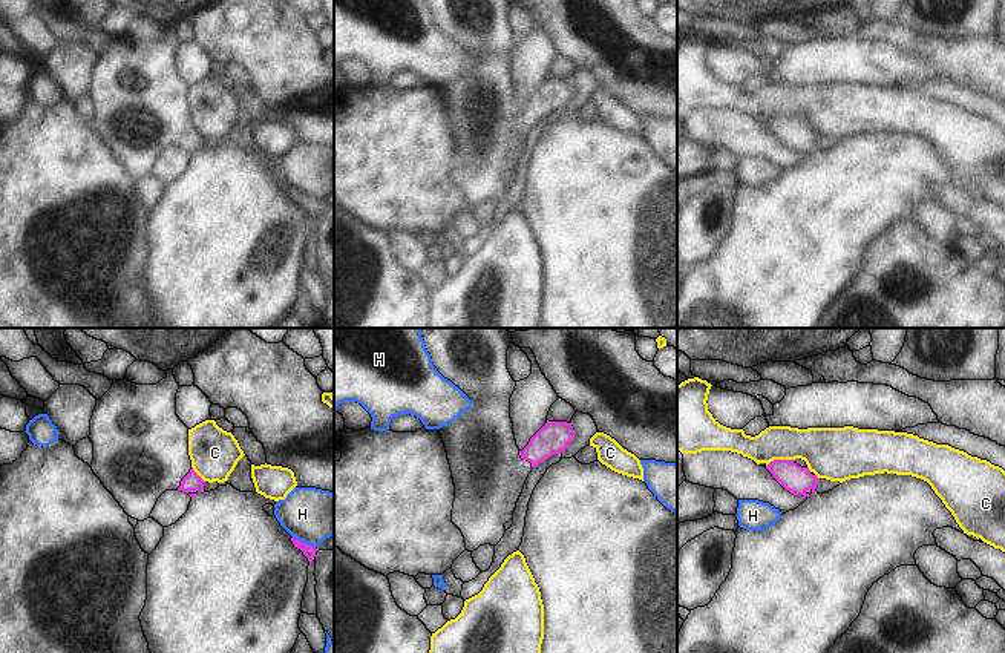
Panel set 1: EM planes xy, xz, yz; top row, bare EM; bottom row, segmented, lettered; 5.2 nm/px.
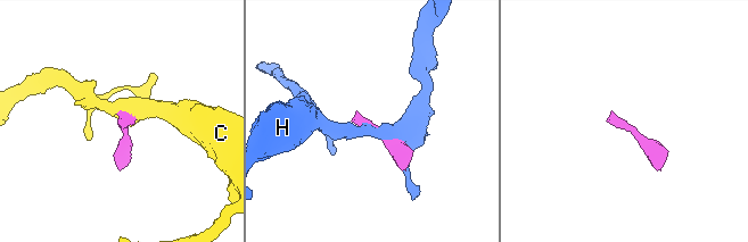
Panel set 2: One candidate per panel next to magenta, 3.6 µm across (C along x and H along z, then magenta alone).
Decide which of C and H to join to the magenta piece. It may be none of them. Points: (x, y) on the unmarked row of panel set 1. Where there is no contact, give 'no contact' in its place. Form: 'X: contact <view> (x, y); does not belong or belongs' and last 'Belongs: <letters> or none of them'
C: contact yz (779, 117); does not belong
H: contact xy (304, 200); does not belong
Belongs: none of them

